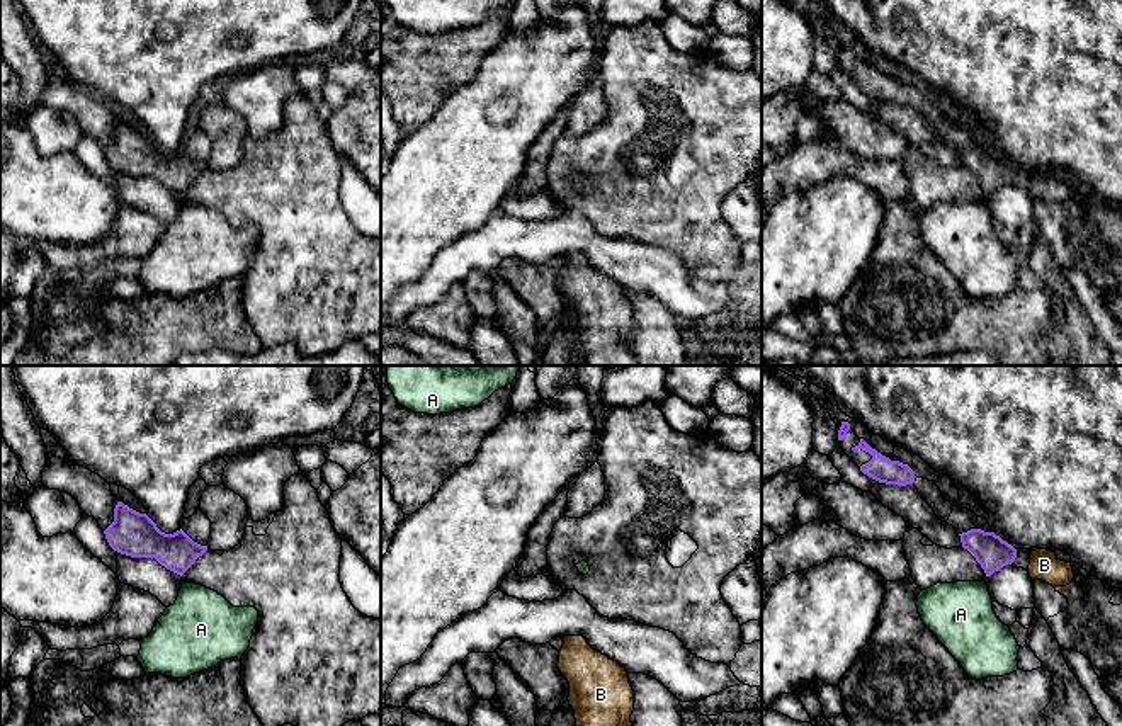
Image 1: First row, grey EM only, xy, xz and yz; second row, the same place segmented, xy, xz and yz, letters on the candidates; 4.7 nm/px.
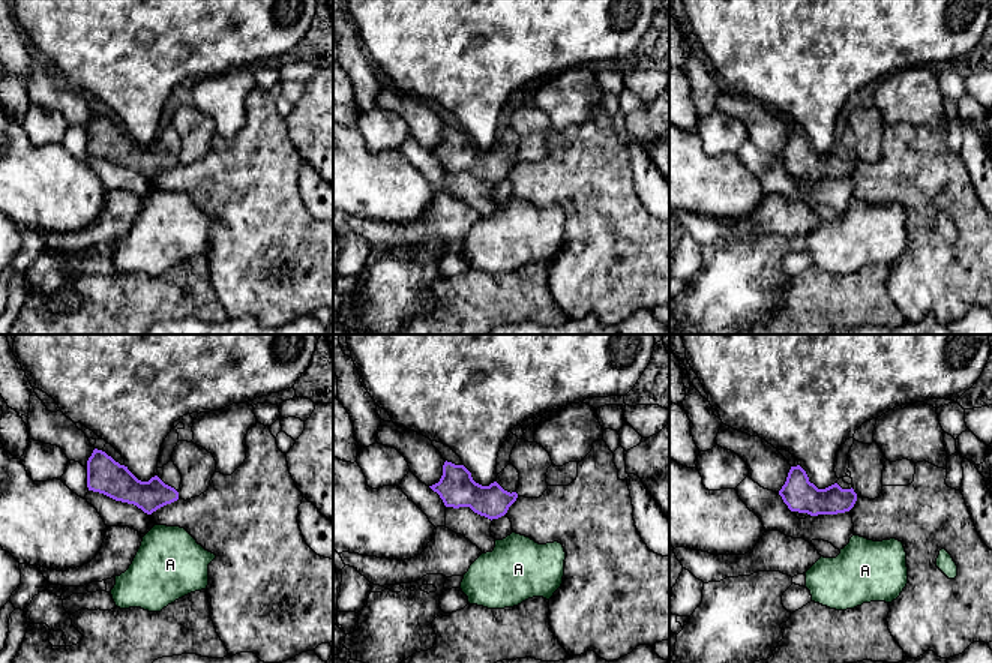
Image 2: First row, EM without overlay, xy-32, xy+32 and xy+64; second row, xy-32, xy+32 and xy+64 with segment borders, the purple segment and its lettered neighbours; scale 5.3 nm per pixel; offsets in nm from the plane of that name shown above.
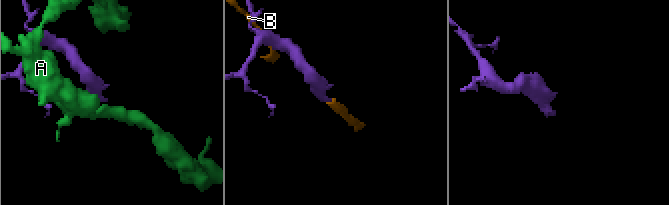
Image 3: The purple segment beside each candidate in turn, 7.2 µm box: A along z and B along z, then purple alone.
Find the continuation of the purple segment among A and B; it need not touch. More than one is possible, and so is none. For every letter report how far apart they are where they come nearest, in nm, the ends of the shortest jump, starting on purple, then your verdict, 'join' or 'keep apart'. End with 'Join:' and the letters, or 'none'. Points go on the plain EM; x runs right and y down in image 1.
A: 30 nm apart; from purple across yz (986, 194), (985, 201); keep apart
B: 70 nm apart; from purple across yz (1015, 174), (1031, 174); join
Join: B

